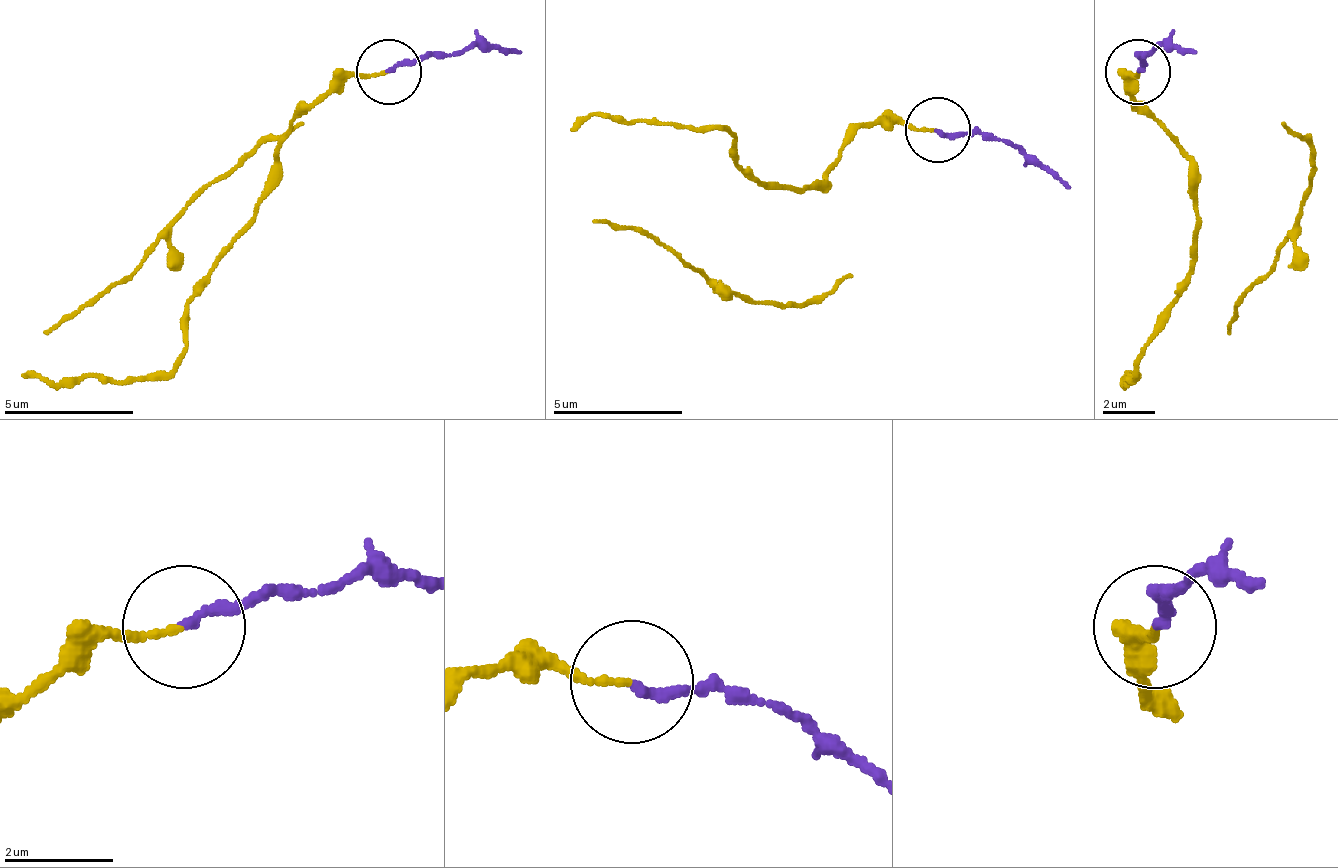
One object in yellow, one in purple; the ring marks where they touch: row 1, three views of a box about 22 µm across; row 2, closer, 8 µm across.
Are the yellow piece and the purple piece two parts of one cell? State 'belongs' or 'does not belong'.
does not belong

